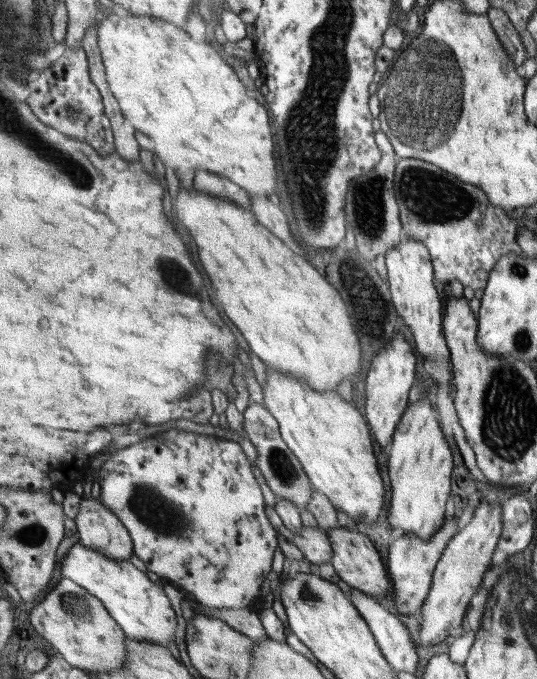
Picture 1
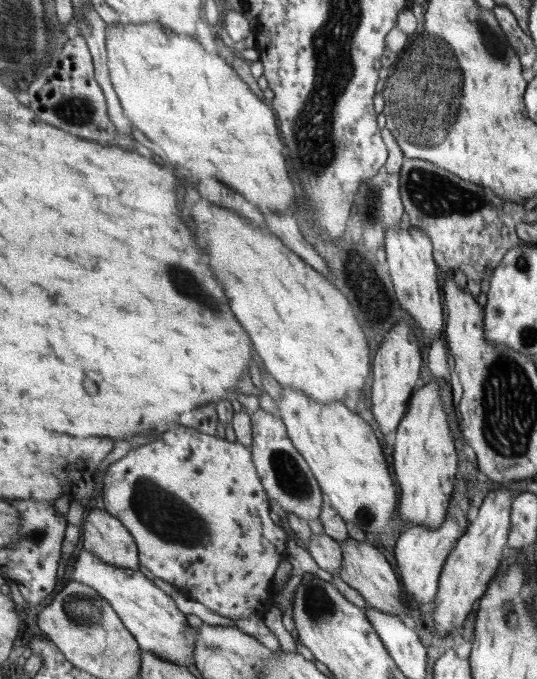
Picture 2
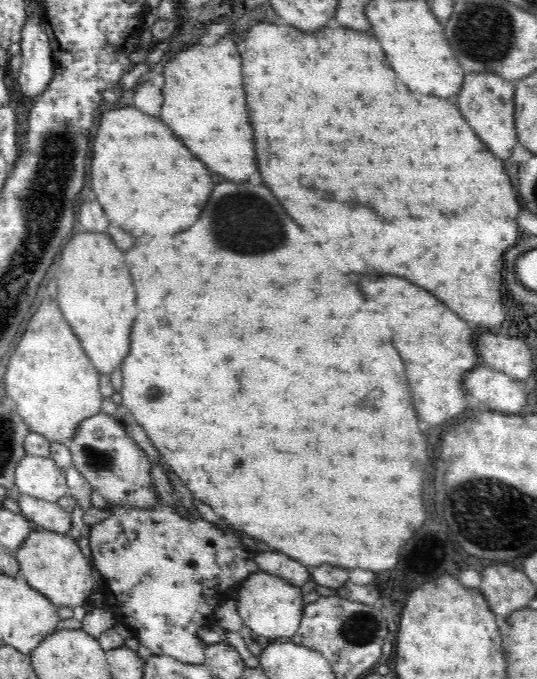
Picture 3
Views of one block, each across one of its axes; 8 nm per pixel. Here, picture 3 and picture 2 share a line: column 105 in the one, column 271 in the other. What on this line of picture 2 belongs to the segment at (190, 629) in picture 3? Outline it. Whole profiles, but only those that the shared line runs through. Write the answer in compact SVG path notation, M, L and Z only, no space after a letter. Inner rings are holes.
M194 428L198 440L198 456L182 464L176 458L170 444L156 440L132 448L124 457L109 464L105 487L102 489L104 508L130 531L136 543L140 564L172 584L186 596L215 610L220 616L240 619L246 615L263 618L268 606L268 586L278 568L278 562L286 556L286 534L270 520L268 498L262 488L261 477L252 460L252 449L238 441L226 442ZM174 464L176 472L168 470ZM180 468L180 472L178 472Z

